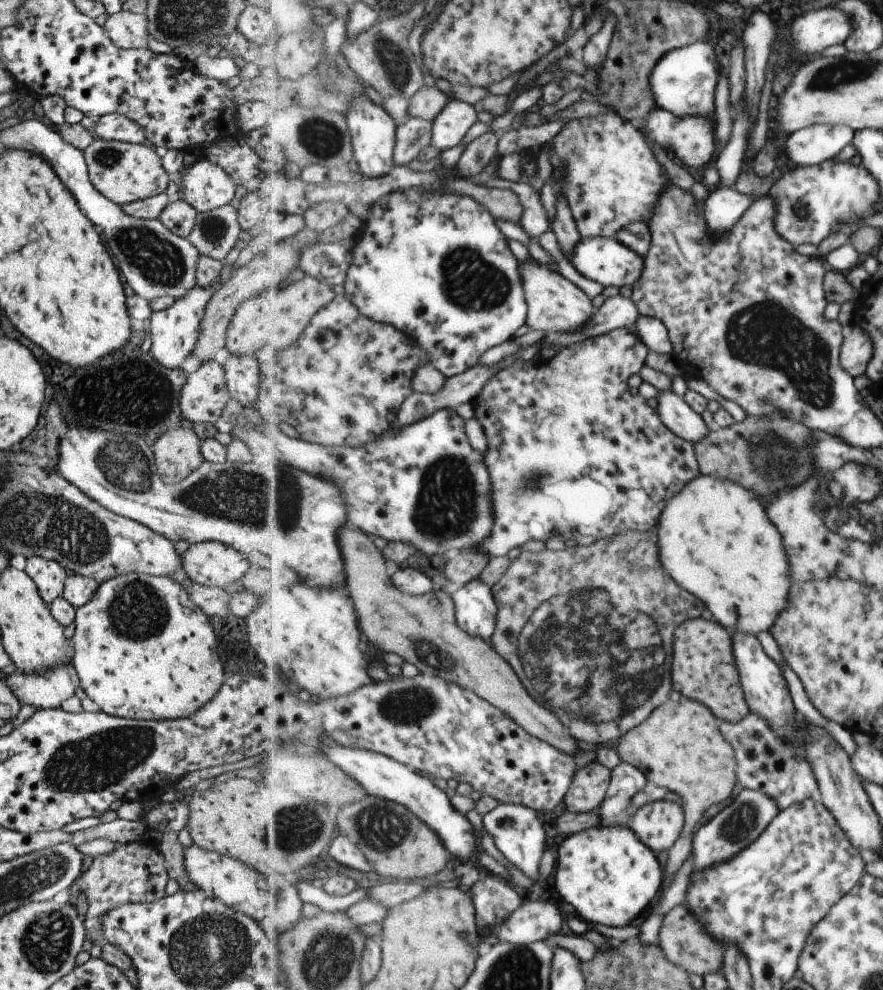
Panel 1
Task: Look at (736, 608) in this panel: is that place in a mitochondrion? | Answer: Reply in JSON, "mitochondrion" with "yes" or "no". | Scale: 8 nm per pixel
{"mitochondrion":"yes"}

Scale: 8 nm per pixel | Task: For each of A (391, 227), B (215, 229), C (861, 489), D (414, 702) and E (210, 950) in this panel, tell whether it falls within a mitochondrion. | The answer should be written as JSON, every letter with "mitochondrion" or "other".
{"A":"other","B":"mitochondrion","C":"mitochondrion","D":"mitochondrion","E":"mitochondrion"}

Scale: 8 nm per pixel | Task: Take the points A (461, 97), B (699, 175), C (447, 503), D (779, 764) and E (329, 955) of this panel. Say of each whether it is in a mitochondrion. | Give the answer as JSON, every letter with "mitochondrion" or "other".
{"A":"other","B":"other","C":"mitochondrion","D":"other","E":"mitochondrion"}

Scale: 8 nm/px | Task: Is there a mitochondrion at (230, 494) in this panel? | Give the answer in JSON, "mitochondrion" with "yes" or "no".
{"mitochondrion":"yes"}

